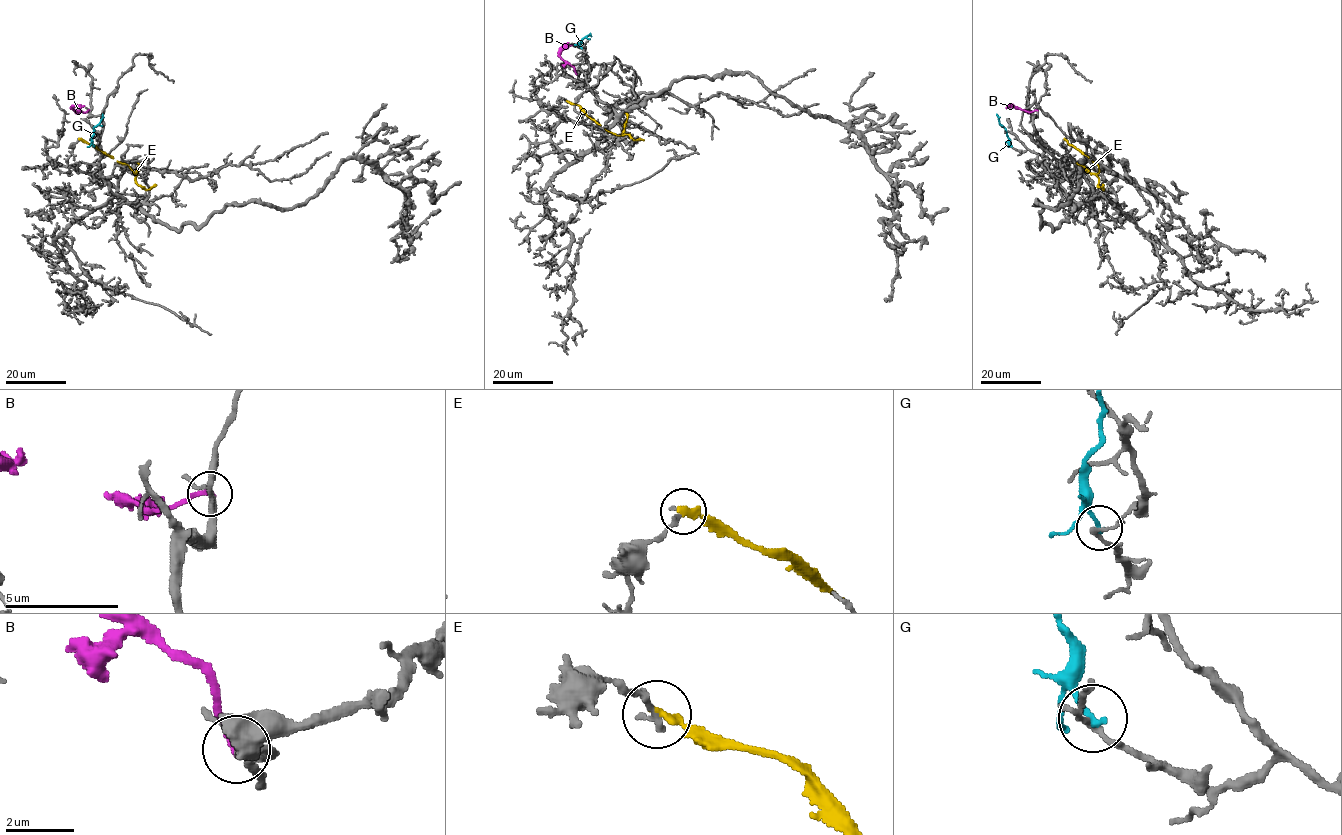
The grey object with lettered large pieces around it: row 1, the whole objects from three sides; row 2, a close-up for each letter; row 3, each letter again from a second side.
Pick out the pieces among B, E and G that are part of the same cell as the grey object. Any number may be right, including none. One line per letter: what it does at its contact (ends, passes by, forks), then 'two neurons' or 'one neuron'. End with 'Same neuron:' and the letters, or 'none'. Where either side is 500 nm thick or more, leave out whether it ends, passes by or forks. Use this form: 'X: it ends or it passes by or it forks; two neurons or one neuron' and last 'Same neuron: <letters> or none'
B: it ends; two neurons
E: it ends; two neurons
G: it ends; two neurons
Same neuron: none

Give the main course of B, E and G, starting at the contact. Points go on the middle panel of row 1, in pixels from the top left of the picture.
B: (576, 74), (560, 56), (563, 48), (572, 44)
E: (566, 101), (578, 105), (605, 129), (644, 140)
G: (581, 47), (581, 41), (590, 33)

